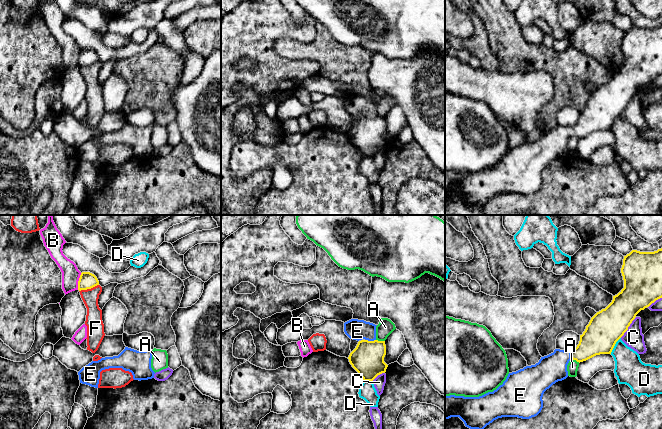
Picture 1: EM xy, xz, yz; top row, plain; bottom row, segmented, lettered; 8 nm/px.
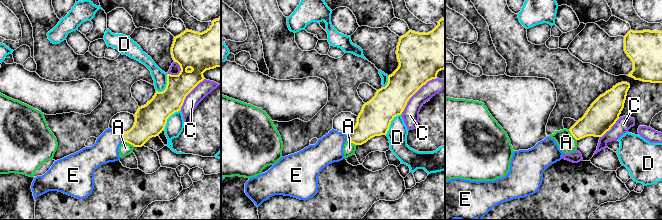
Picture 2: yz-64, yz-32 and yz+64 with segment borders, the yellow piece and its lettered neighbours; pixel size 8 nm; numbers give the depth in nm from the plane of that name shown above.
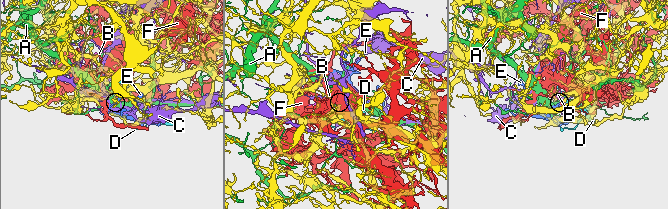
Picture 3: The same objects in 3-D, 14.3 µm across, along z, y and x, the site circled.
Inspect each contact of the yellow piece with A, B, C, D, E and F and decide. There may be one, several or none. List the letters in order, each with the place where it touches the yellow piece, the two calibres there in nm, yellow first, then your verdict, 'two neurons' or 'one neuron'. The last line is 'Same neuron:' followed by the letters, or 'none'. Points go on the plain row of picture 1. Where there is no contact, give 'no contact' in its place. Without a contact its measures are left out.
A: xz (380, 117) | 260/130 nm | two neurons
B: xy (78, 57) | 140/140 nm | two neurons
C: yz (627, 104) | 280/160 nm | two neurons
D: yz (614, 121) | 280/240 nm | two neurons
E: xz (370, 117) | 260/170 nm | one neuron
F: xy (88, 64) | 140/130 nm | two neurons
Same neuron: E

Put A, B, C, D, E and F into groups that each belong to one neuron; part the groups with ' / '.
A / B / C / D / E / F

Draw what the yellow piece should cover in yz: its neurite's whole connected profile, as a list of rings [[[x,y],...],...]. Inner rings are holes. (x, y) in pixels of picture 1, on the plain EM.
[[[662,24],[654,28],[632,26],[624,32],[621,49],[624,64],[612,78],[597,88],[580,111],[577,123],[571,127],[555,125],[553,129],[541,133],[538,139],[509,149],[506,156],[493,168],[479,173],[445,172],[445,196],[459,193],[470,205],[482,207],[494,196],[502,193],[530,195],[537,192],[543,184],[543,170],[553,160],[568,153],[567,141],[571,135],[586,137],[596,131],[611,130],[616,118],[628,106],[636,91],[662,74]]]

